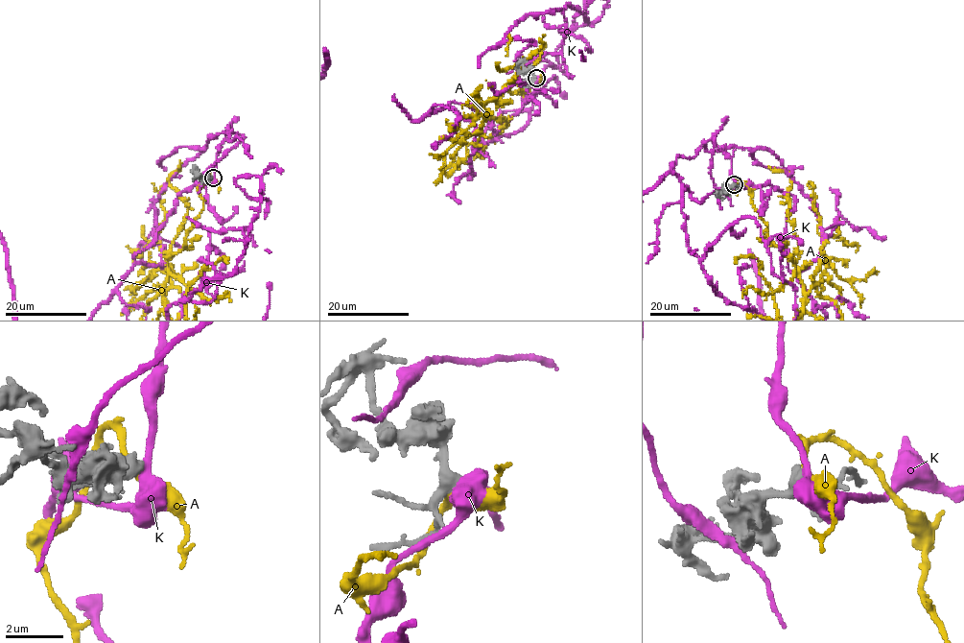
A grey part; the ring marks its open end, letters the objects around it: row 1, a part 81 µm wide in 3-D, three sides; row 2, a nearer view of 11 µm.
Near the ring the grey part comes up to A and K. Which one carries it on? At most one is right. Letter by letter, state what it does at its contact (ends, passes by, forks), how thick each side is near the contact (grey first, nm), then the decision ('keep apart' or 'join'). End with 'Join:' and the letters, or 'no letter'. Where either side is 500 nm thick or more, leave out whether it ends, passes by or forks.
A: it passes by | 360/240 nm | keep apart
K: it passes by | 400/360 nm | keep apart
Join: no letter

